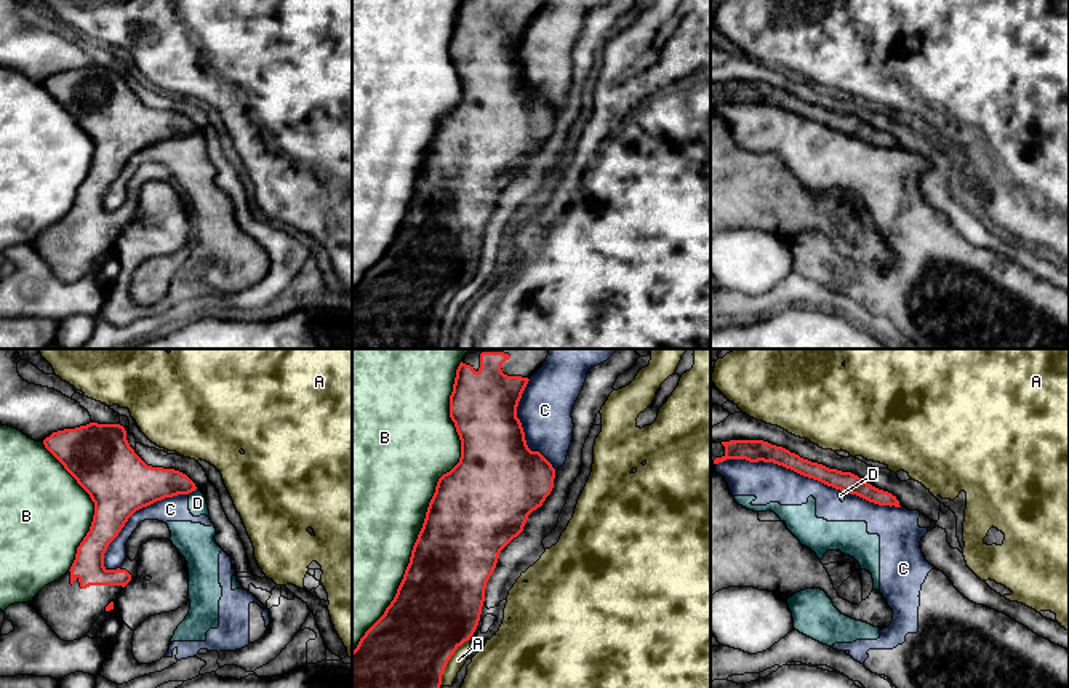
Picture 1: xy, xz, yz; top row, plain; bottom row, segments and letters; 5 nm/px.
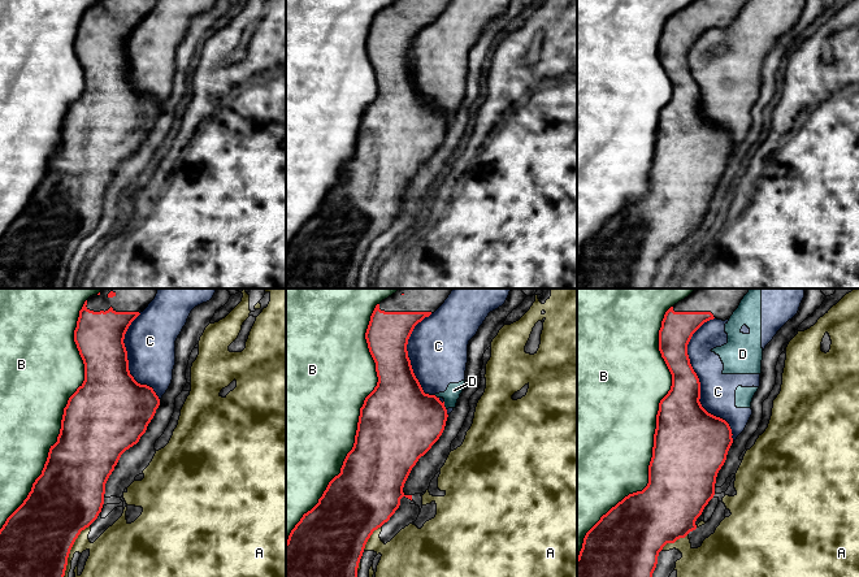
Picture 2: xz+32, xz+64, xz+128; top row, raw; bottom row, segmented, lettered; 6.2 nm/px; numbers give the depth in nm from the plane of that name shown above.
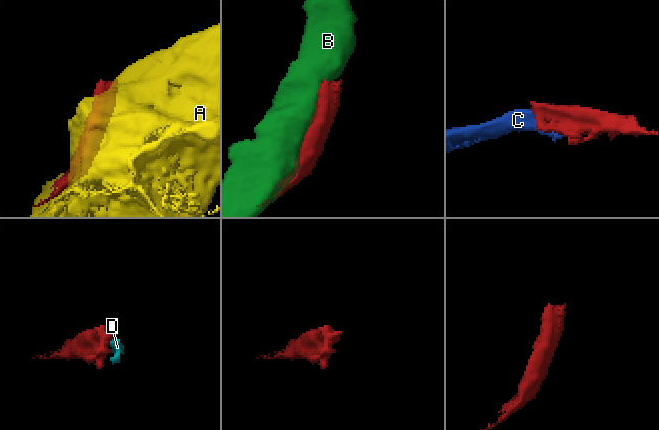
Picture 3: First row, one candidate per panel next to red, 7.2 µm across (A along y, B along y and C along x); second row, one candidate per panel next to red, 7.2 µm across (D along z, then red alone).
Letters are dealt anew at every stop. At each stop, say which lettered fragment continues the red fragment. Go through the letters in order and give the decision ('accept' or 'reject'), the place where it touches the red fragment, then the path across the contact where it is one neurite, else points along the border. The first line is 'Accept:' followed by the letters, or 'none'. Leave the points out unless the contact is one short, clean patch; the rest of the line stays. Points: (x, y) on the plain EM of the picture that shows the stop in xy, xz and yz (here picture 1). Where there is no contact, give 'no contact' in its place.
Accept: none
A: reject | xz (448, 301)
B: reject | xz (429, 148)
C: reject | yz (778, 106)
D: reject | xy (191, 133) | along xy (196, 130), (188, 135)

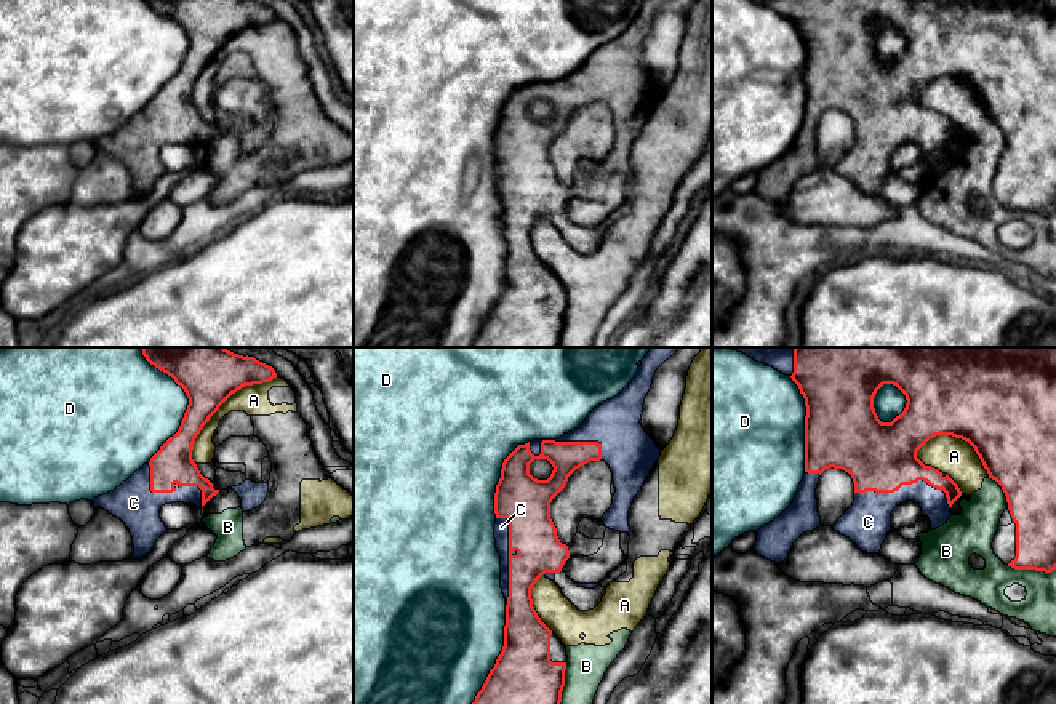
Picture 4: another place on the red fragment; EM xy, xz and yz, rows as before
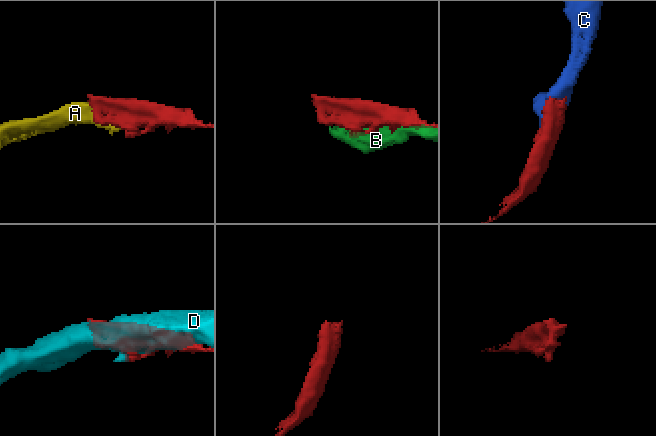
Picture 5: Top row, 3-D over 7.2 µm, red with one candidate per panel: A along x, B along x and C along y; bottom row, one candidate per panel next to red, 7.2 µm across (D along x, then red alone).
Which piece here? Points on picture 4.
Accept: C
A: reject | yz (959, 79)
B: reject | yz (1031, 210)
C: accept | xz (509, 199)
D: reject | xy (188, 48)

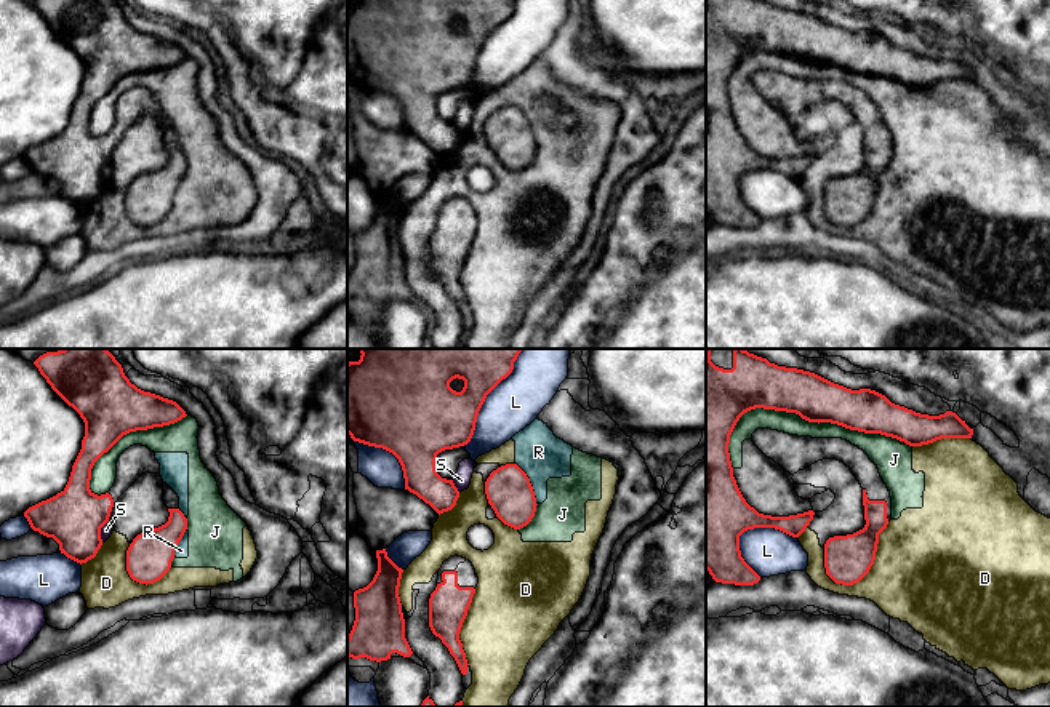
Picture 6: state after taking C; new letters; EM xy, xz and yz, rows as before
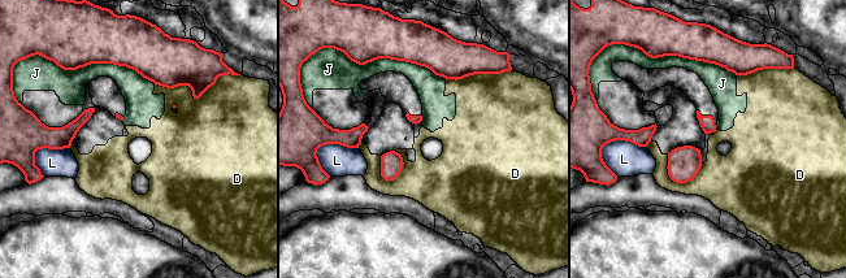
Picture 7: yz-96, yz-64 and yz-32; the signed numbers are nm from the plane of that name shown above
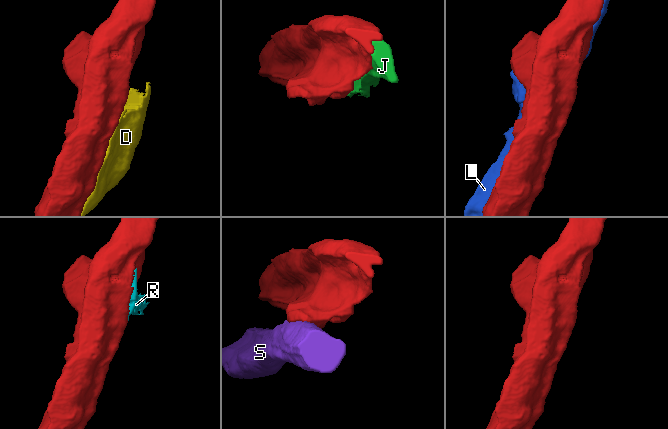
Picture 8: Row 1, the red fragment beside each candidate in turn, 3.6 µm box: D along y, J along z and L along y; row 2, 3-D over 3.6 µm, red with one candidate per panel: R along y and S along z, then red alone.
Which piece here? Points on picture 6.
Accept: none
D: reject | yz (869, 210)
J: reject | yz (802, 59)
L: reject | yz (757, 168)
R: reject | xz (530, 125)
S: reject | xy (100, 173)

